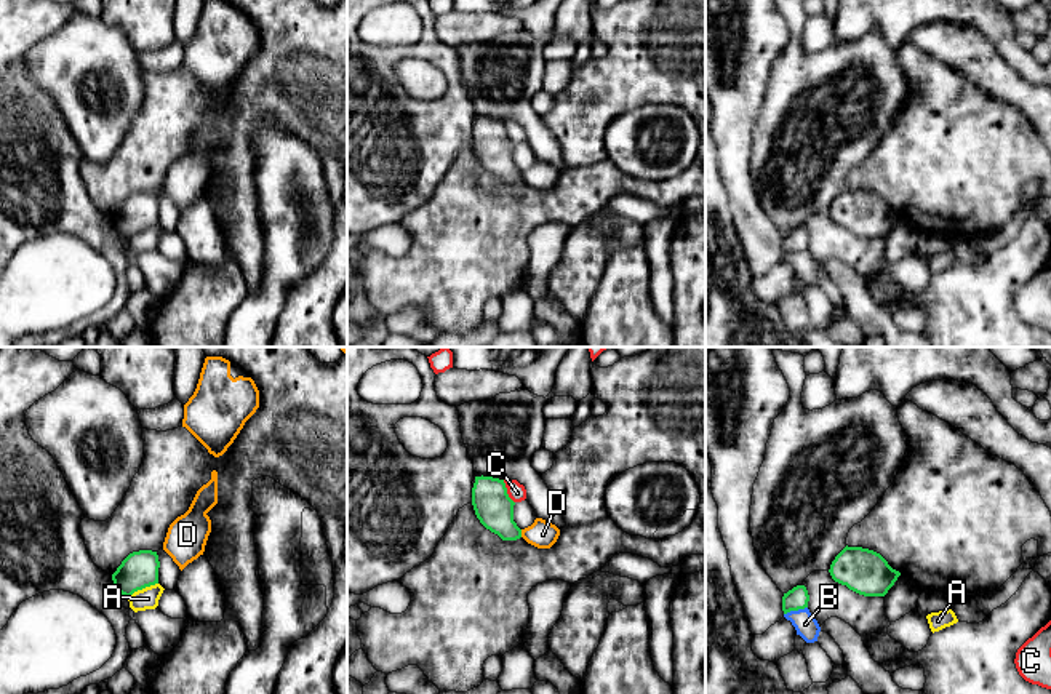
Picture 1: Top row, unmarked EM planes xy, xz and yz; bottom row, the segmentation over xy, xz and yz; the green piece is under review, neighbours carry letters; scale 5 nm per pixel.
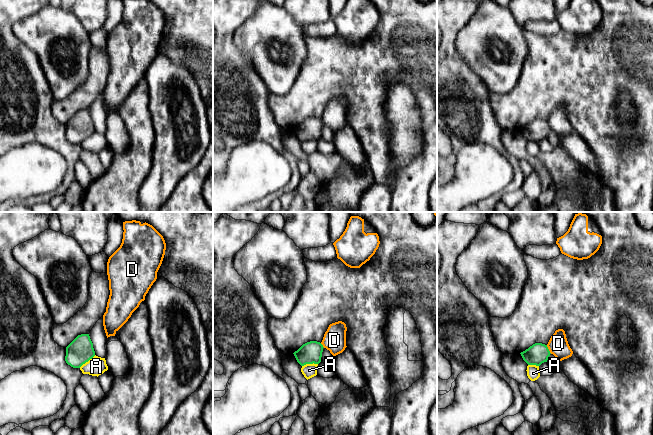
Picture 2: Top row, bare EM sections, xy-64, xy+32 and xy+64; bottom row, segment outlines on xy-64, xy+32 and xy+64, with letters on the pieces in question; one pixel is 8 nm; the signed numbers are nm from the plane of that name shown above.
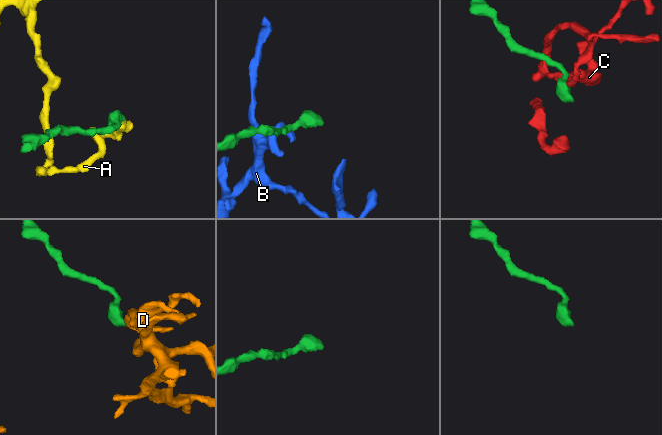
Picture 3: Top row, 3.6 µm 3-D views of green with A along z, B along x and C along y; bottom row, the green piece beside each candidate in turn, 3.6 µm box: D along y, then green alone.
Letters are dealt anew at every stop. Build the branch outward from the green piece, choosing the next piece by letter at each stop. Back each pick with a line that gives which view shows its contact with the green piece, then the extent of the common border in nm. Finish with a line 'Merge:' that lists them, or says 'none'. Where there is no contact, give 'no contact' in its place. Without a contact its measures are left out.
Merge: none

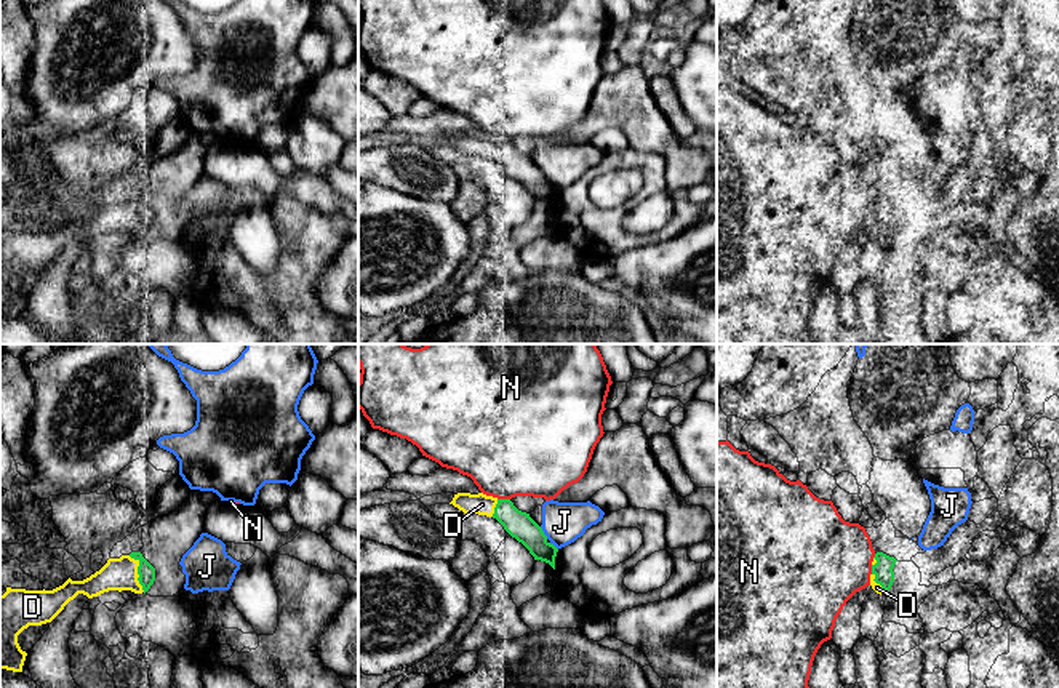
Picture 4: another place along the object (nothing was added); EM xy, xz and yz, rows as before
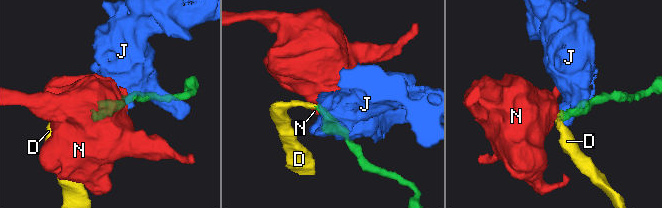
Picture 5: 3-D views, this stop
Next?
D: meets green in xy; contact 200 nm long
Merge: D

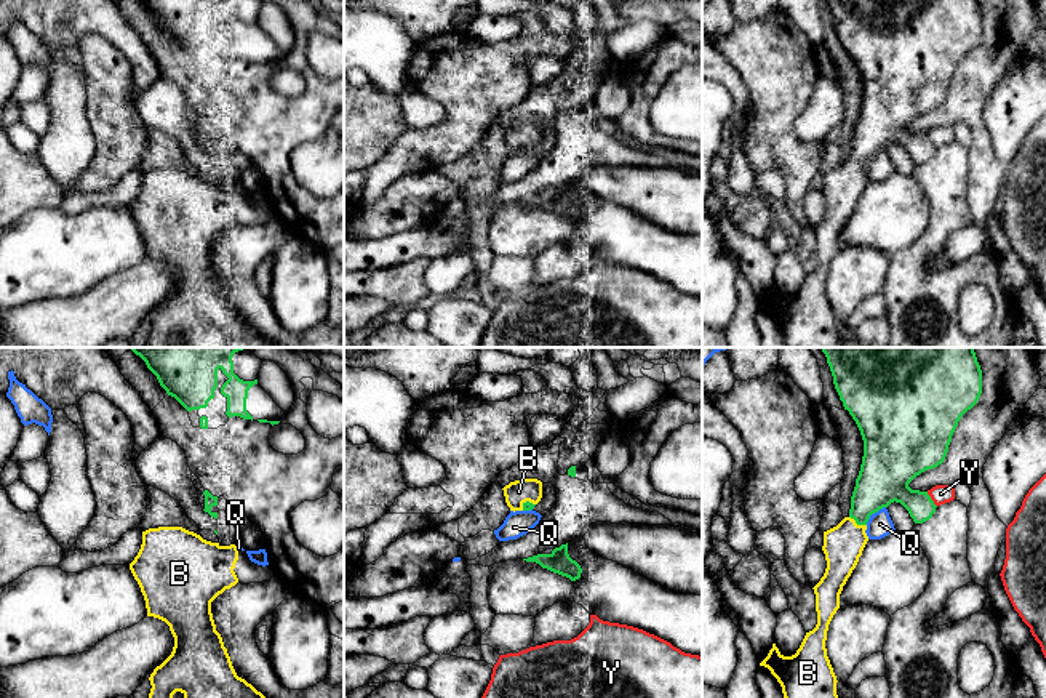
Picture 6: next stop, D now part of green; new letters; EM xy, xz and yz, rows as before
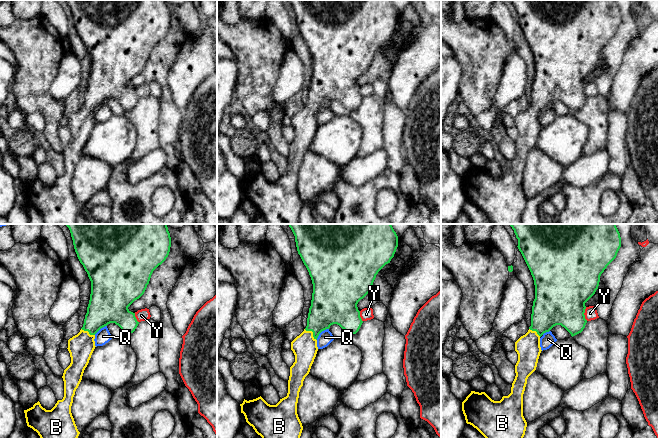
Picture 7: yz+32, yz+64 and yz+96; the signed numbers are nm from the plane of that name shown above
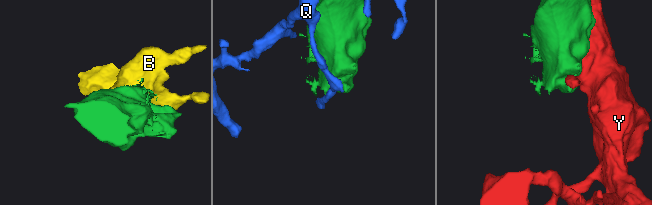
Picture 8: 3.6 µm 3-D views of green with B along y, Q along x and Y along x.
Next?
B: meets green in yz; contact 100 nm long
Merge: B

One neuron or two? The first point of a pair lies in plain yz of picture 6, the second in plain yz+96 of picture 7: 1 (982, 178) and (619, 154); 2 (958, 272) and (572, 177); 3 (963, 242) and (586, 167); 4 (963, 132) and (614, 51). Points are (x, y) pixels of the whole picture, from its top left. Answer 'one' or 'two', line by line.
1: one
2: two
3: one
4: one

